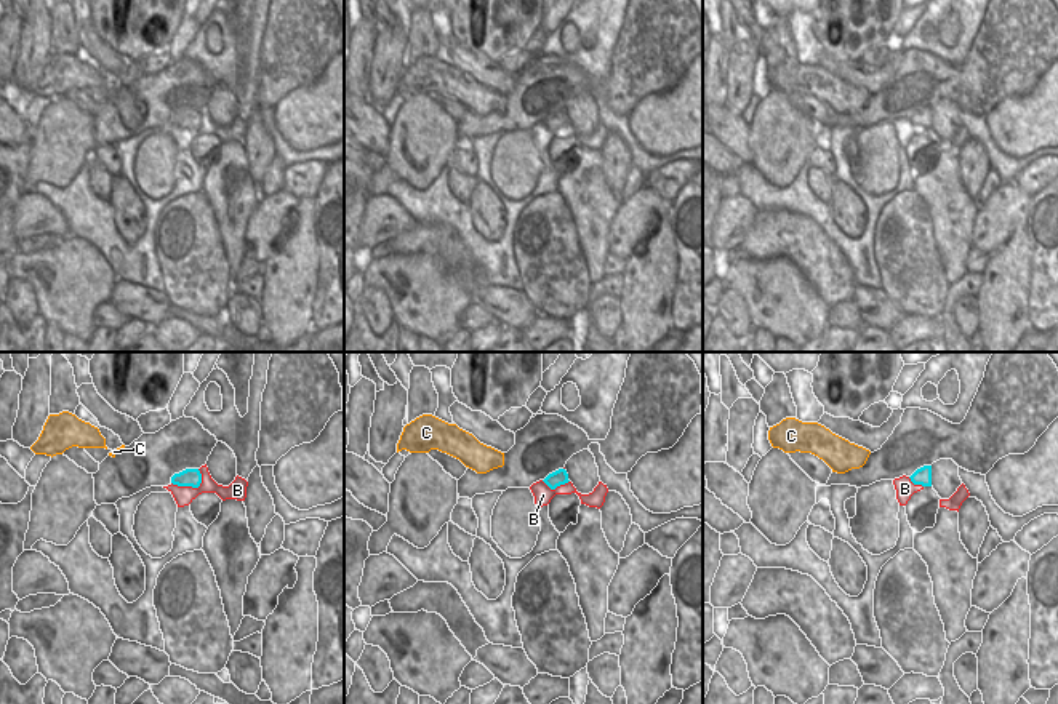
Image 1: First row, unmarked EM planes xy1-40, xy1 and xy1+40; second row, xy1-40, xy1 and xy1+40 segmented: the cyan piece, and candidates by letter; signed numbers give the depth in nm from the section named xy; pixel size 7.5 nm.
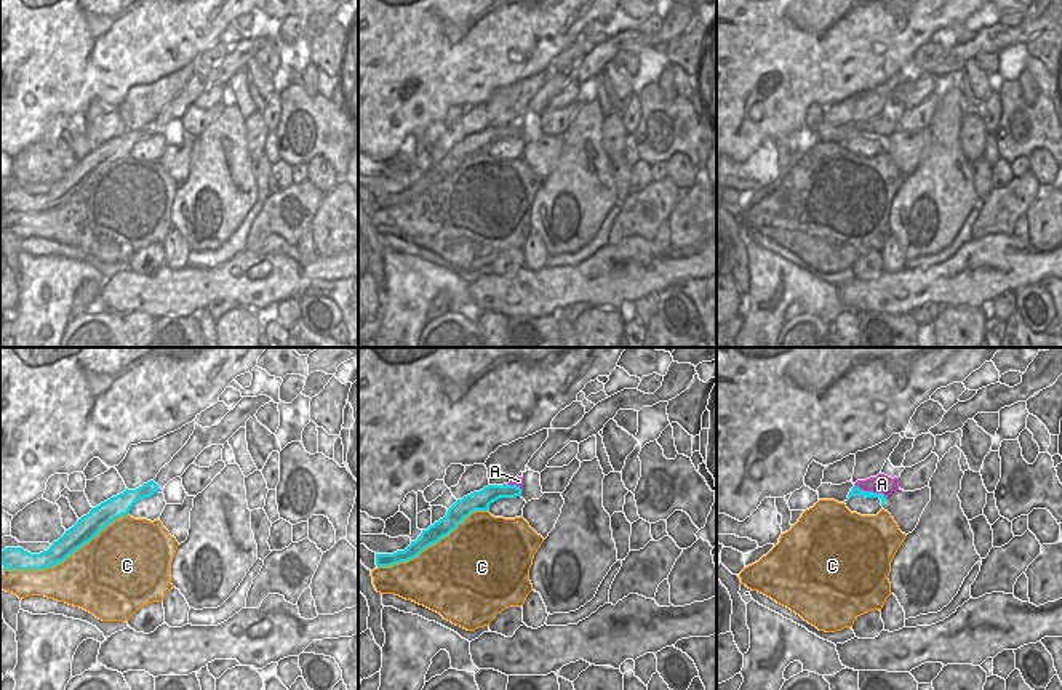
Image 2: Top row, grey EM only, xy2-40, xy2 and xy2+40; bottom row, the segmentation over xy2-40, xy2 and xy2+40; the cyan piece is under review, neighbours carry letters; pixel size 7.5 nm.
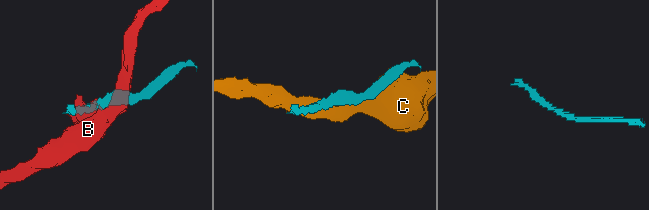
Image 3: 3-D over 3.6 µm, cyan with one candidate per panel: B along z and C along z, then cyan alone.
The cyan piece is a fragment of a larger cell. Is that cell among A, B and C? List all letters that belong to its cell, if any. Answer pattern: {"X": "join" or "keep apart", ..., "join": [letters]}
{"A": "join", "B": "keep apart", "C": "keep apart", "join": ["A"]}

